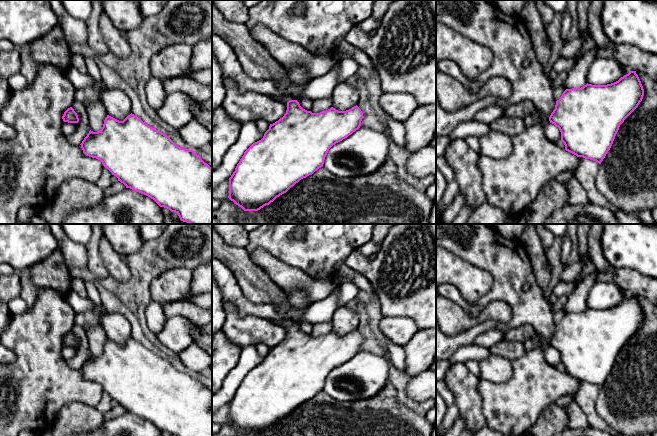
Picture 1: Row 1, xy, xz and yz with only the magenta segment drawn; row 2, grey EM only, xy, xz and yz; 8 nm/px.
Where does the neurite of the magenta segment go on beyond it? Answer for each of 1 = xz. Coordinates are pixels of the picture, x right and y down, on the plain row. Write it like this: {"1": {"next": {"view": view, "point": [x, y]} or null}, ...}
{"1": {"next": {"view": "xz", "point": [228, 284]}}}

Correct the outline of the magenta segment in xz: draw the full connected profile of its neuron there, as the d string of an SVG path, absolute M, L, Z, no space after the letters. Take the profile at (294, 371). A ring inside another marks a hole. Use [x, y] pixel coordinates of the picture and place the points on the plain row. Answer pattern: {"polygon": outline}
{"polygon": "M213 257L212 276L222 292L224 307L232 303L240 316L255 315L287 327L284 340L270 348L263 362L253 367L244 376L229 402L228 422L244 435L260 434L286 417L301 403L312 399L323 391L325 381L333 369L360 352L363 336L357 329L346 335L338 335L331 331L320 337L312 337L303 333L297 324L292 324L279 314L271 304L257 304L249 301L243 295L233 272L221 260Z"}

